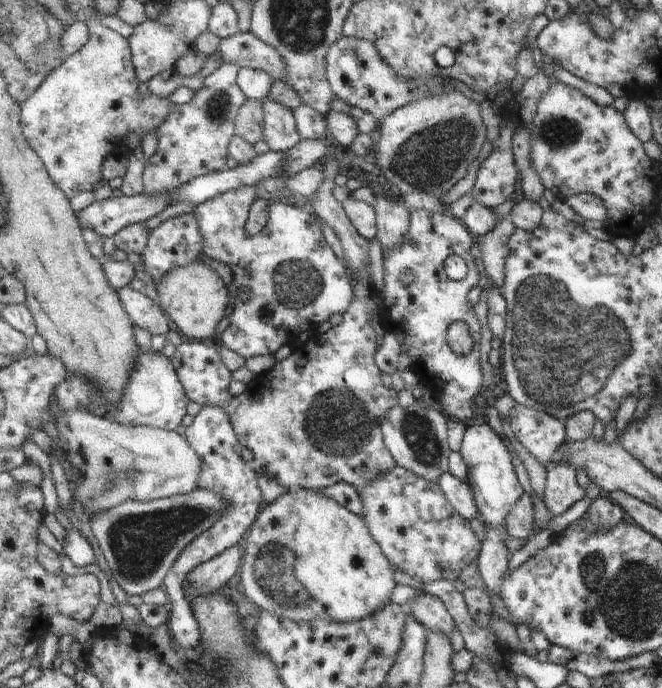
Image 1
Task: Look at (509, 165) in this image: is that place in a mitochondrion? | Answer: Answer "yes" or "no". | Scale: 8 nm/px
no

